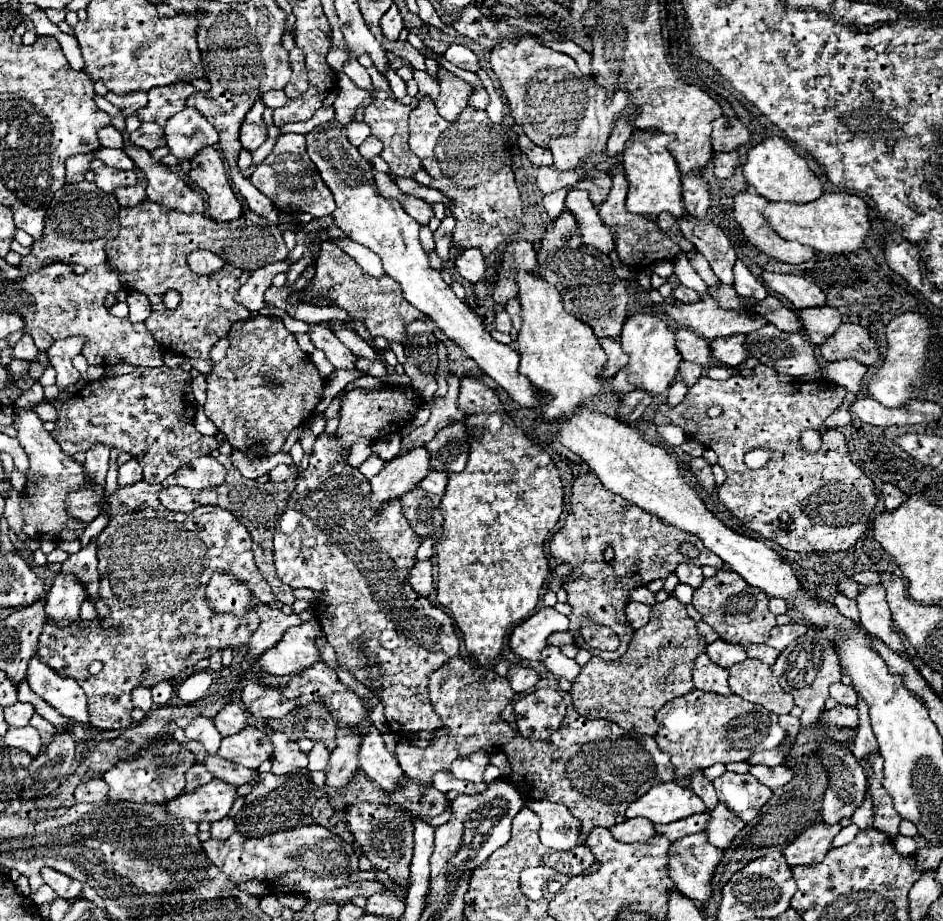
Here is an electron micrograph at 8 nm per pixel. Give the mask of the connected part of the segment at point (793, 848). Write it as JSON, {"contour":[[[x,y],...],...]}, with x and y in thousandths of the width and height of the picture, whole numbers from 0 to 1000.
{"contour":[[[863,896],[859,900],[855,900],[848,909],[844,909],[829,926],[831,933],[836,935],[838,941],[844,939],[861,939],[861,937],[870,937],[874,933],[874,928],[878,926],[882,911],[887,909],[887,904],[893,898],[887,896]]]}

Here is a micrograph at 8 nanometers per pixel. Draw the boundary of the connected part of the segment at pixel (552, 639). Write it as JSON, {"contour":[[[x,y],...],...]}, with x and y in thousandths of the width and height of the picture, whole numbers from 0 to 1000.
{"contour":[[[590,685],[581,692],[581,700],[587,700],[587,702],[596,702],[602,698],[609,698],[609,692],[604,685]]]}

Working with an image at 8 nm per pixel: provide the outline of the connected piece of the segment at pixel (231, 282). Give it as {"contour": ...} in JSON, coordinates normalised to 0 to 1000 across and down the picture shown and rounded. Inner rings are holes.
{"contour":[[[153,216],[142,225],[129,225],[125,236],[125,257],[112,264],[112,275],[117,279],[115,283],[123,288],[131,312],[155,318],[159,325],[161,340],[155,351],[163,366],[170,368],[176,381],[195,388],[221,390],[223,377],[240,364],[240,357],[244,357],[246,351],[265,344],[265,338],[248,327],[250,312],[263,305],[265,294],[271,294],[284,286],[301,283],[305,277],[299,249],[284,244],[278,233],[271,236],[265,229],[257,231],[250,240],[229,242],[218,231],[191,231],[189,227],[178,227],[170,220]],[[206,270],[231,275],[240,286],[248,286],[257,292],[238,288],[225,299],[208,299],[197,286],[199,275]],[[180,314],[189,316],[193,322],[189,336],[178,336],[172,329],[174,318]]]}

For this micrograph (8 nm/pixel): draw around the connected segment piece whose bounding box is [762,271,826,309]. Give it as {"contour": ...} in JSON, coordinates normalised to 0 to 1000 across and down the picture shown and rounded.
{"contour":[[[808,294],[808,303],[819,316],[834,322],[842,331],[842,336],[876,331],[876,320],[872,318],[872,314],[865,309],[859,309],[853,301]]]}

